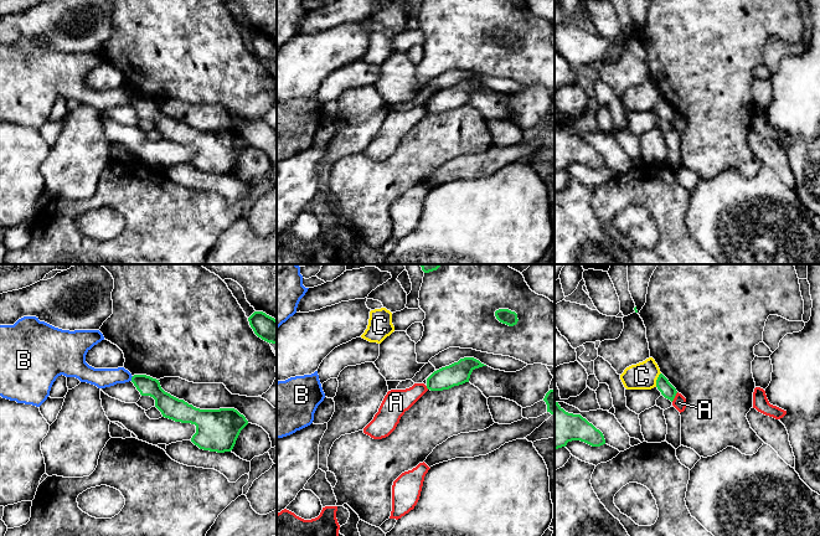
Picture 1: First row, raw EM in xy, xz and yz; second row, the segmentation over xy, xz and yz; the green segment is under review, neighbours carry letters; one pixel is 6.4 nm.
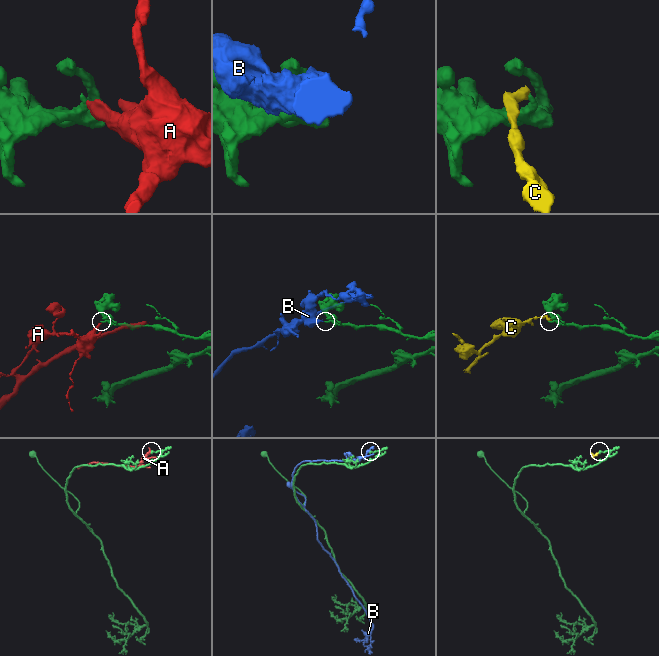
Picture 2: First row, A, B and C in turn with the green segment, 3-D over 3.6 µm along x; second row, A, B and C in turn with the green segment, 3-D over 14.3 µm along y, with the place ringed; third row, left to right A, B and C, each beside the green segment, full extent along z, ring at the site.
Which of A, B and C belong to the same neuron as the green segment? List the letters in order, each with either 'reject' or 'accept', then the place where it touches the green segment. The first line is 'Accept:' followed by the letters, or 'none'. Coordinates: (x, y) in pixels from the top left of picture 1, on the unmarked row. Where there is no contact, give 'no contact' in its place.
Accept: none
A: reject; contact yz (674, 119)
B: reject; contact xy (132, 101)
C: reject; contact yz (656, 102)

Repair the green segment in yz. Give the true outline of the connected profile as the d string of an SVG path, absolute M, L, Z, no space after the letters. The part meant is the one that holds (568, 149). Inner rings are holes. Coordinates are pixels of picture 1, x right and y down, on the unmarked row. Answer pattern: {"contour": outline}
{"contour": "M555 123L555 171L566 169L568 164L581 163L592 169L605 166L603 155L581 136L566 134Z"}

